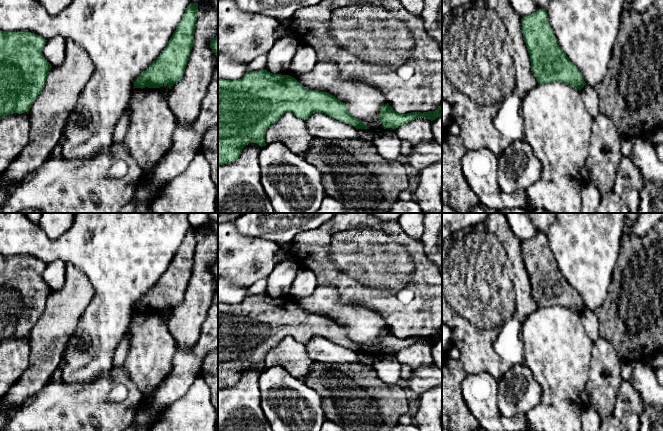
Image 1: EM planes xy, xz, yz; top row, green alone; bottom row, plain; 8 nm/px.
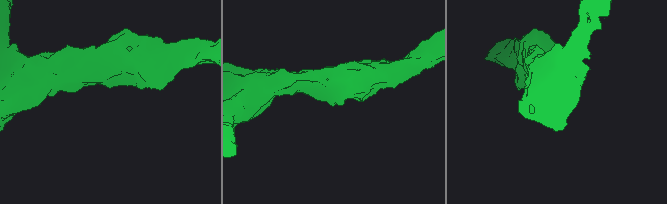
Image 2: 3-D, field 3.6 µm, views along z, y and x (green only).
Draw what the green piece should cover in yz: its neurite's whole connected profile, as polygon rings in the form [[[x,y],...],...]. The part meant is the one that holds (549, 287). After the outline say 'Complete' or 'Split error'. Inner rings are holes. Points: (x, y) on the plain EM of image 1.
[[[546,233],[521,243],[523,264],[531,285],[531,295],[539,308],[561,306],[581,314],[586,308],[581,295],[558,268]]]. Complete

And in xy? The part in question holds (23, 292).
[[[0,254],[0,344],[13,337],[22,338],[29,335],[41,317],[52,292],[42,277],[46,265],[31,256]]]. Complete

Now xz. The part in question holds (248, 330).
[[[264,293],[247,296],[238,304],[218,303],[218,390],[236,385],[243,372],[249,367],[255,366],[261,371],[265,370],[266,354],[286,336],[293,336],[295,340],[303,344],[313,337],[324,337],[355,351],[357,354],[369,353],[366,347],[354,342],[348,336],[347,328],[327,316],[308,313],[289,299],[272,298]]]. Complete

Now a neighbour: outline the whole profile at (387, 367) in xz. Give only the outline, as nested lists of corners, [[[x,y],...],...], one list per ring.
[[[392,352],[376,355],[373,369],[378,377],[389,385],[396,385],[401,381],[401,364]]]

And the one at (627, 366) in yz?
[[[623,361],[621,362],[621,377],[624,381],[630,381],[633,367],[634,367],[634,361]]]

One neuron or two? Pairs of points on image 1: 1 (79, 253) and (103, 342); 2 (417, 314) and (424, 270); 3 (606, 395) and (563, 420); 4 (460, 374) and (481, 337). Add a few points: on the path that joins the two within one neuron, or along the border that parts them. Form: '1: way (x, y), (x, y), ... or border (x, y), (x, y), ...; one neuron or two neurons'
1: way (101, 275), (103, 277), (103, 320); one neuron
2: way (423, 303), (424, 281); one neuron
3: border (585, 386), (579, 398), (582, 409); two neurons
4: border (458, 359), (468, 373); two neurons

